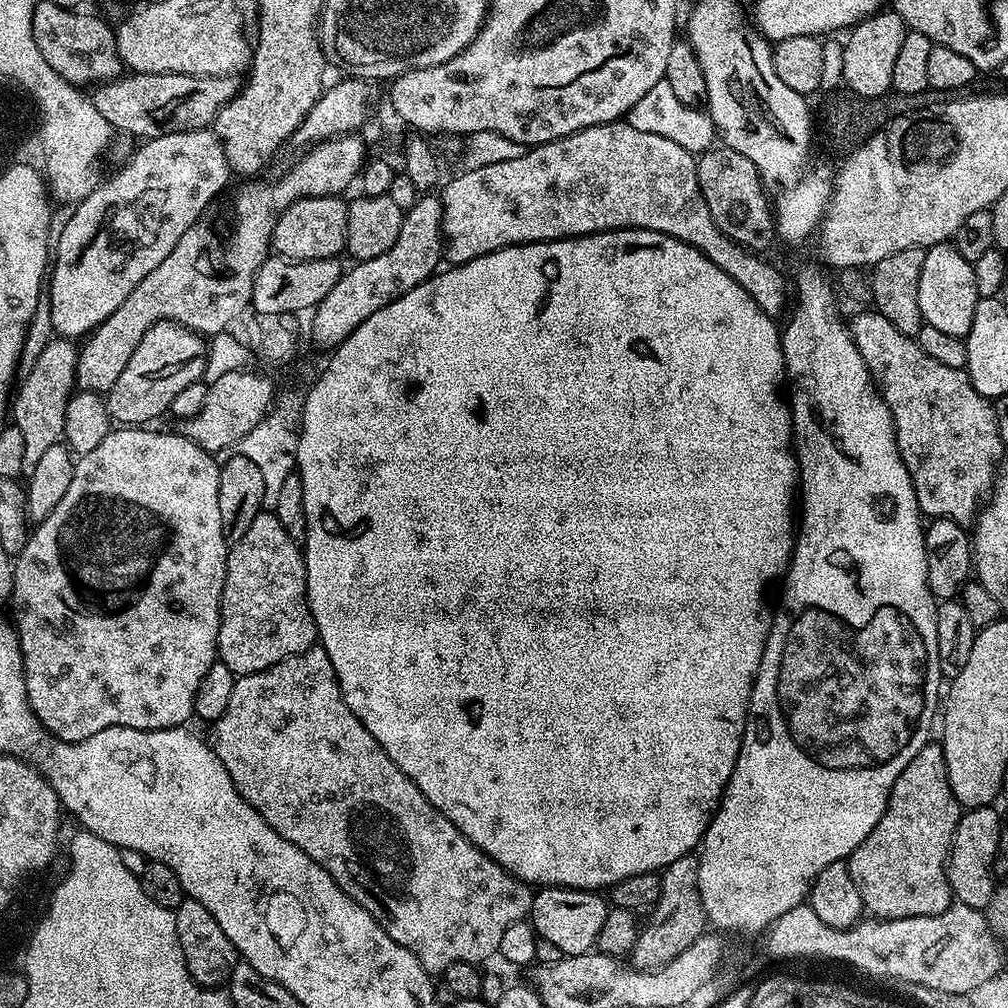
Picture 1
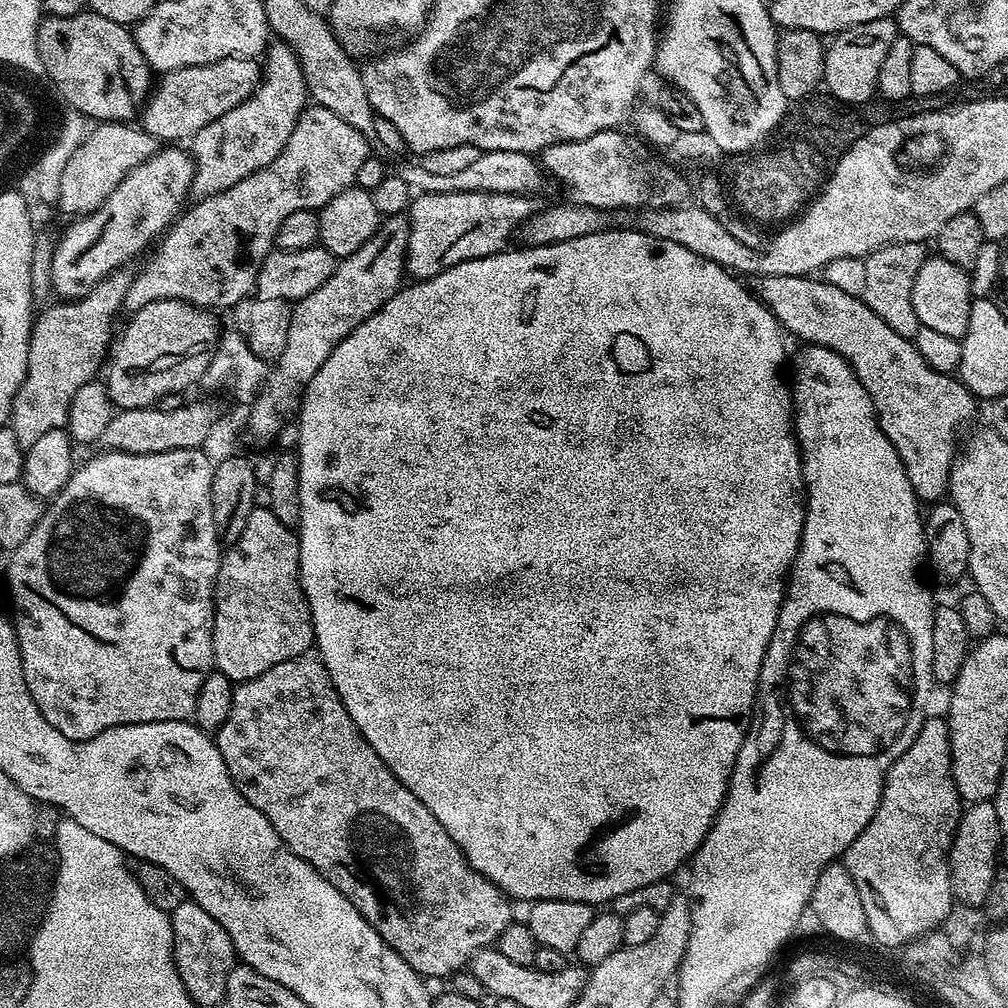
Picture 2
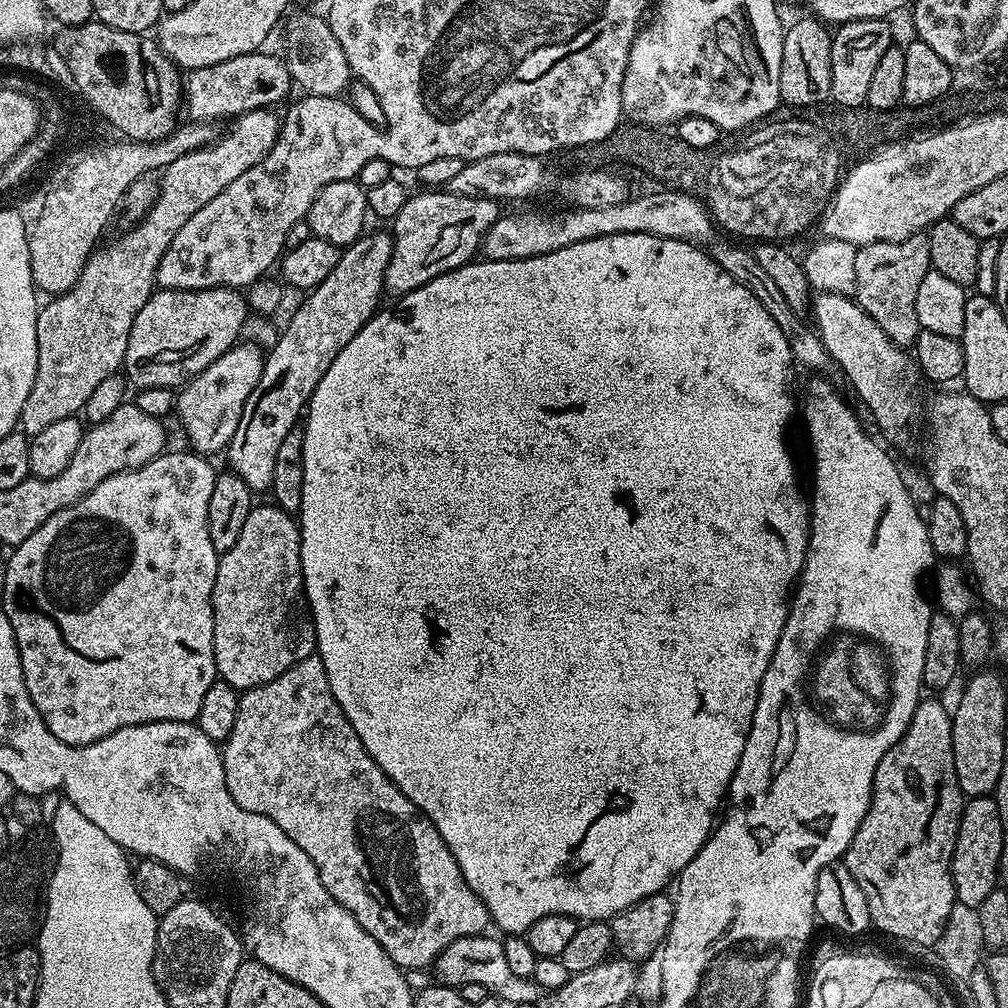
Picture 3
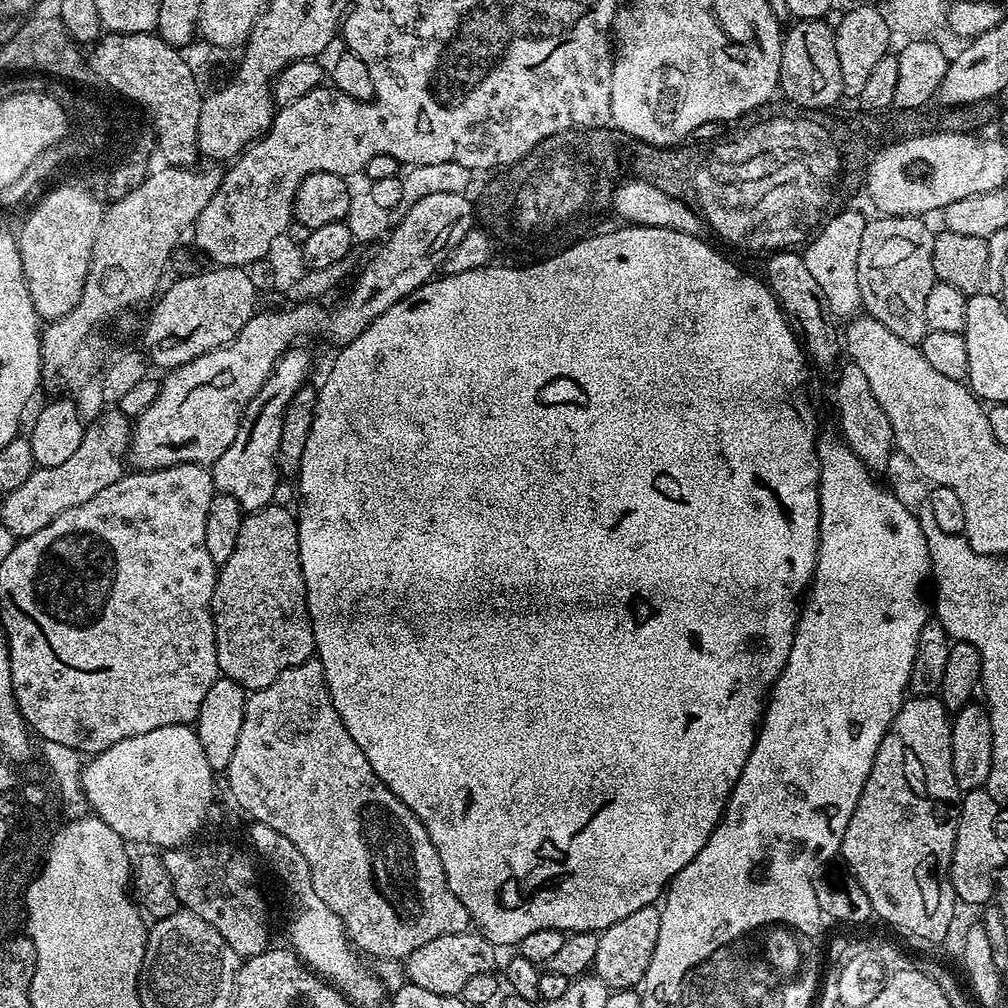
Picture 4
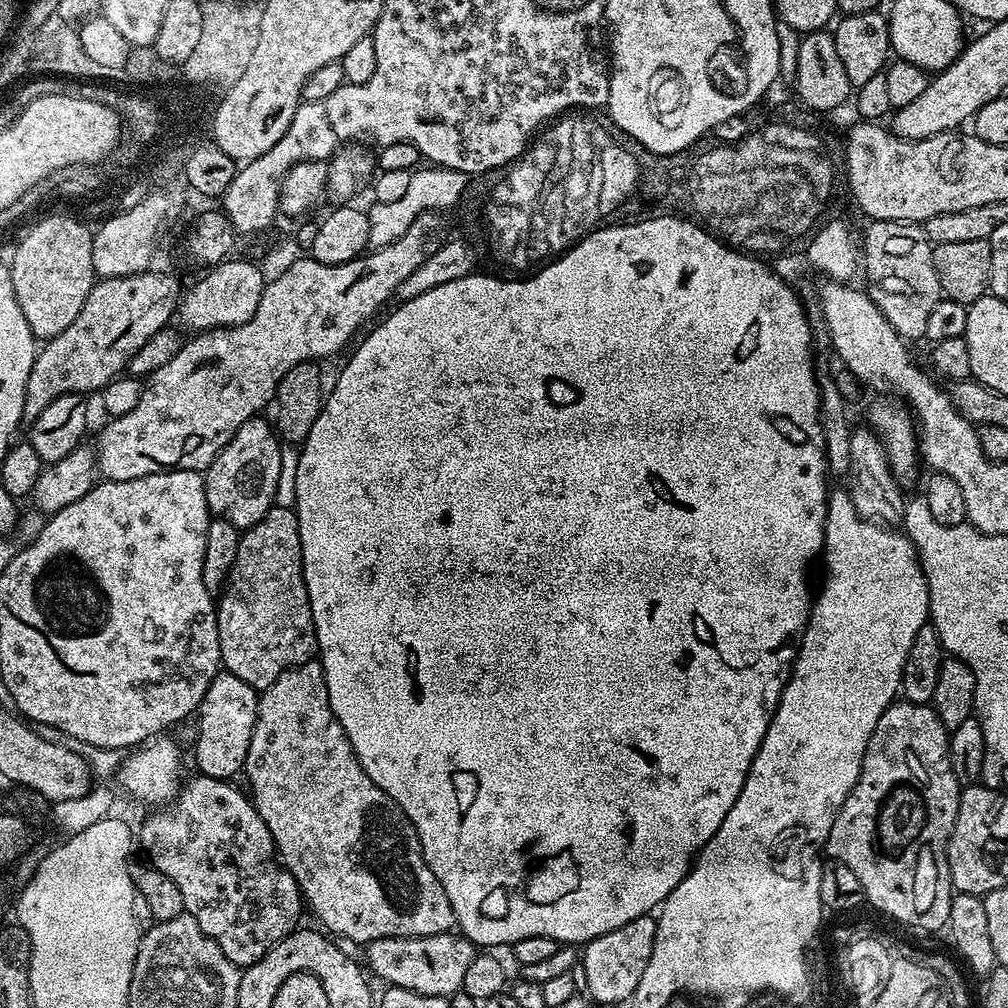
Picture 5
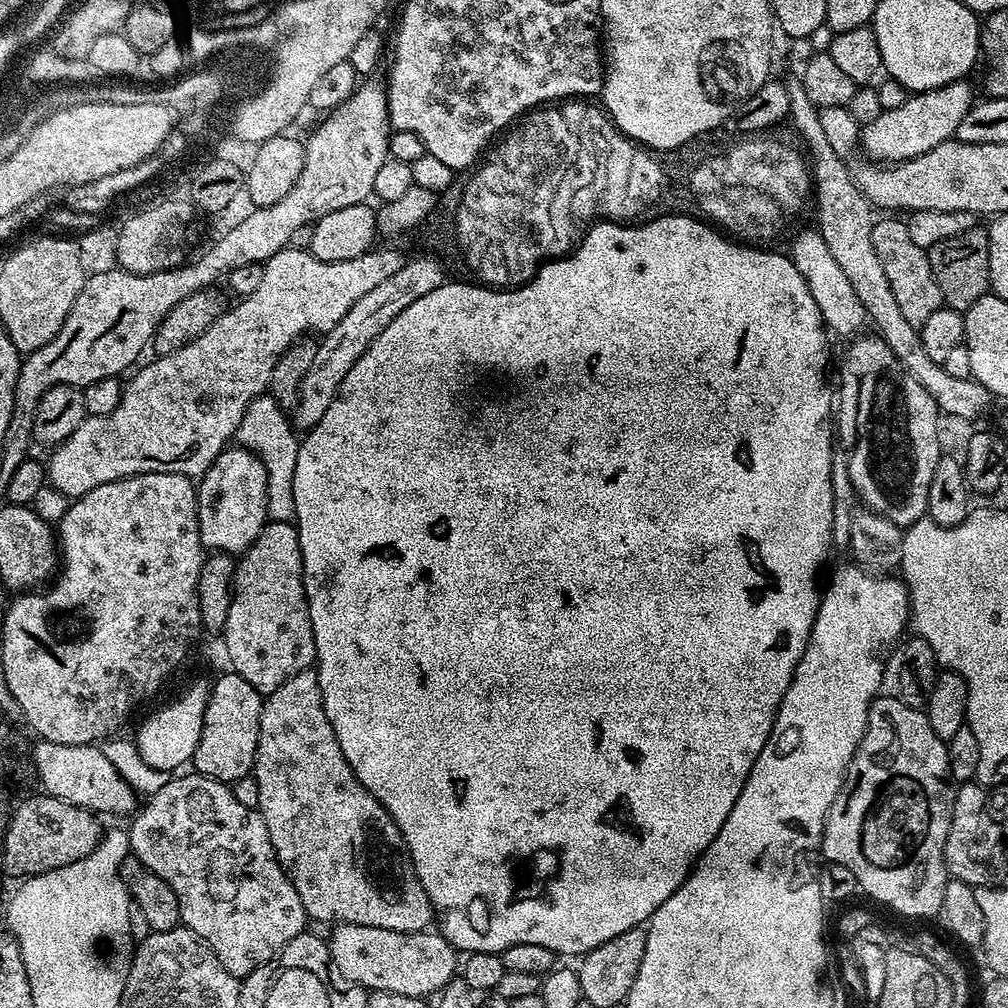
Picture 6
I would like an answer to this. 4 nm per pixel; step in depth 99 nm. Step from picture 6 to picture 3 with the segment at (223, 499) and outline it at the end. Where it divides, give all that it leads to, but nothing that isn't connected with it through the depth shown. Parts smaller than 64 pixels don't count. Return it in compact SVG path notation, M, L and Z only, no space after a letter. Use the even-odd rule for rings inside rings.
M372 232L360 237L341 251L338 266L321 284L307 293L308 296L296 308L288 320L284 332L279 333L277 344L267 349L264 369L258 386L250 390L246 406L242 406L242 418L234 438L226 449L227 467L253 493L271 489L274 478L274 458L282 441L290 430L297 427L302 410L307 409L308 400L314 394L314 386L330 370L330 362L358 334L361 326L381 307L380 295L385 295L384 275L390 266L392 233ZM297 419L297 420L296 420Z

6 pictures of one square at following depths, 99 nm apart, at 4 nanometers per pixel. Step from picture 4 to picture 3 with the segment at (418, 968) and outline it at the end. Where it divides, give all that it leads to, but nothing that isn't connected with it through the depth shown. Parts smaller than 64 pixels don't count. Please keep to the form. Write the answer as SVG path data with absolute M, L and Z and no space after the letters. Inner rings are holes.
M492 934L467 936L458 938L450 944L435 962L434 971L440 975L439 983L459 989L470 982L478 982L486 986L486 990L505 1005L510 1004L536 1004L542 997L542 990L532 979L518 978L514 970L506 962L506 950L499 939L495 940Z

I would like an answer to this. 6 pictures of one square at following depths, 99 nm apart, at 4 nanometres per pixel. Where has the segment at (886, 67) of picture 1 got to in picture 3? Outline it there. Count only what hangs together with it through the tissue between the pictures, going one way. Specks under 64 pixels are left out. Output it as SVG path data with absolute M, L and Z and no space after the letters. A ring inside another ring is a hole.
M887 19L851 20L839 25L832 32L830 50L830 100L838 108L862 108L867 105L866 94L870 91L870 81L882 54L893 47L892 28Z

